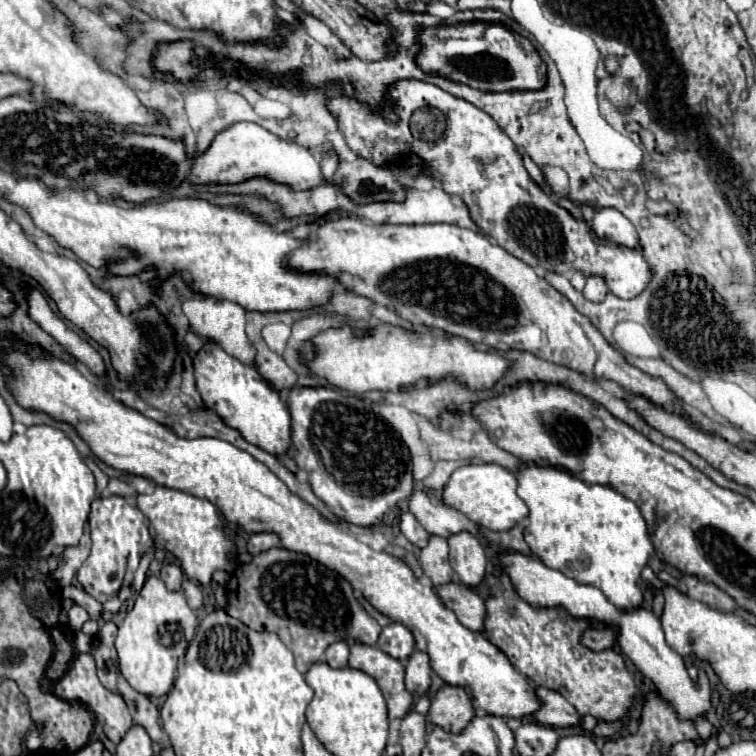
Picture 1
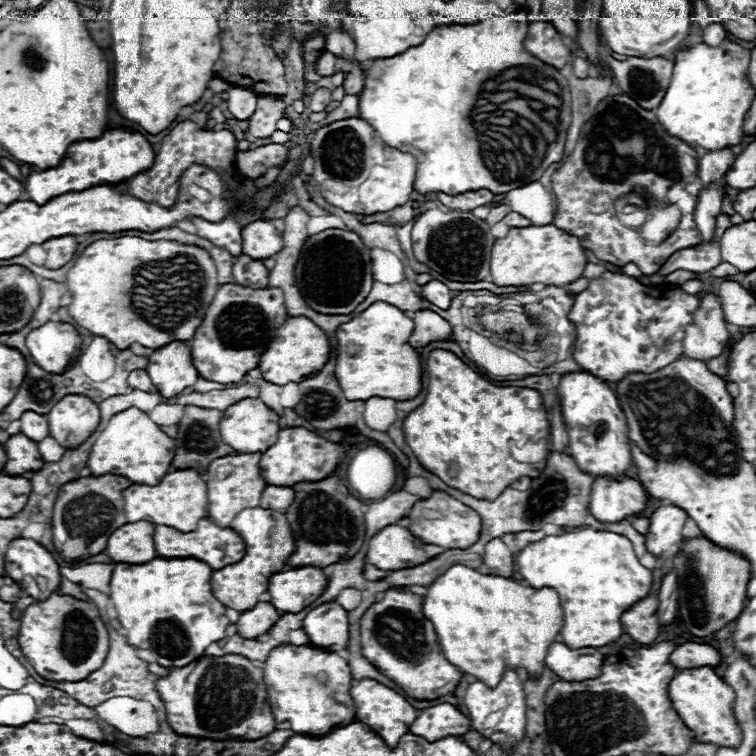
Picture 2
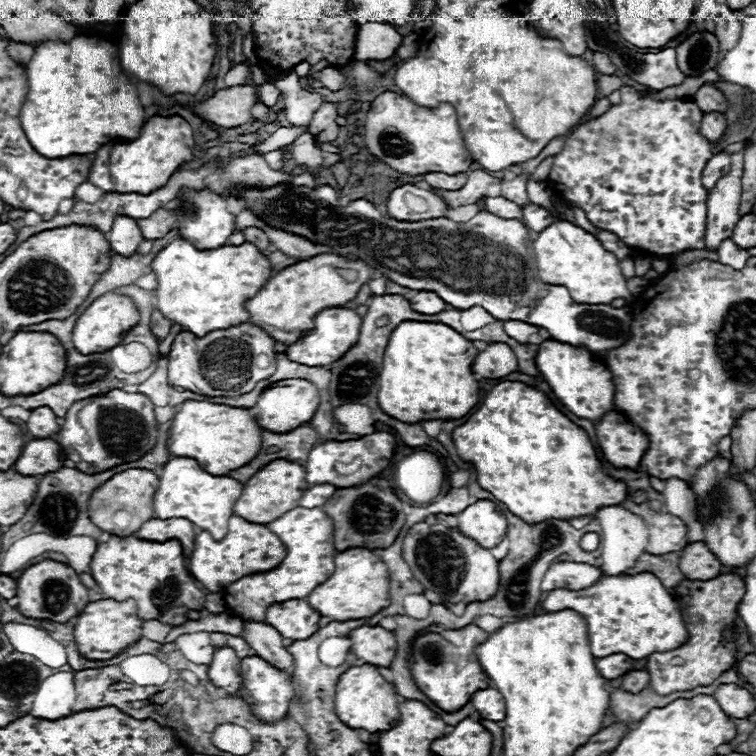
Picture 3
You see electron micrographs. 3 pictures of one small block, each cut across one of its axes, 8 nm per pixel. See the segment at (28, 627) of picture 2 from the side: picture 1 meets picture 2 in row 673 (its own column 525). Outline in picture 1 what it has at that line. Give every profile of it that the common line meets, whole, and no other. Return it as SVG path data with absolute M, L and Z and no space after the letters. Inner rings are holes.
M458 22L416 30L420 70L466 84L482 92L534 92L548 82L546 62L526 36L520 36L502 22Z

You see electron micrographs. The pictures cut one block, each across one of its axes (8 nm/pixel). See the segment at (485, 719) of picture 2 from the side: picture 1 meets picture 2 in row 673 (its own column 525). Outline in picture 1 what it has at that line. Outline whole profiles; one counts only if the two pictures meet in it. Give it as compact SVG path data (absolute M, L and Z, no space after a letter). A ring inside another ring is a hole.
M466 464L458 468L444 492L442 492L442 502L462 514L466 514L472 522L476 522L482 528L488 530L510 530L512 526L518 524L518 520L528 516L526 504L518 498L516 494L516 478L510 470L496 466L496 464Z

